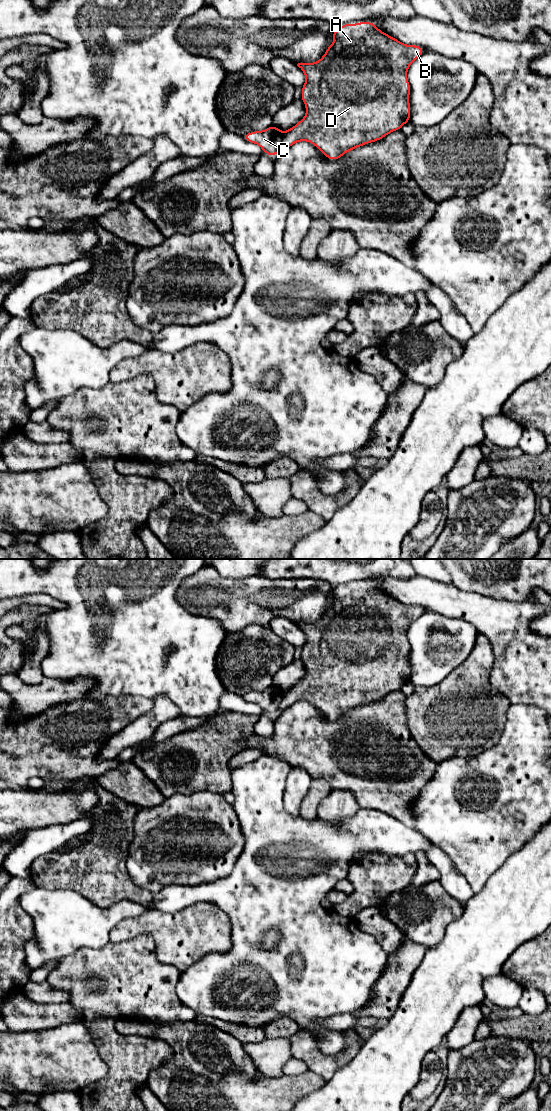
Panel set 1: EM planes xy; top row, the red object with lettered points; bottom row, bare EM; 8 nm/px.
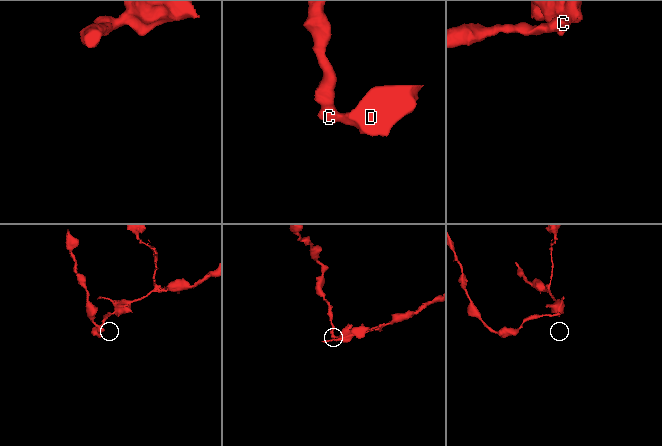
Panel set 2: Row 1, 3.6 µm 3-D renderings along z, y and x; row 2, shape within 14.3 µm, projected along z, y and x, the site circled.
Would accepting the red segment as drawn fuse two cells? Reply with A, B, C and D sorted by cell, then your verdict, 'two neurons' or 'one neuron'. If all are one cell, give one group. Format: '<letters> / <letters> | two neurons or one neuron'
A B D / C | two neurons

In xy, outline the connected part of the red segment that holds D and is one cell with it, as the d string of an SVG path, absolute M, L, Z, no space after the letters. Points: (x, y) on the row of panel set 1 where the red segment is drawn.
M359 22L357 24L347 23L341 25L338 30L333 30L334 42L326 49L324 56L315 63L298 63L297 66L306 75L306 82L302 86L301 99L306 106L306 115L291 129L283 132L283 137L280 143L279 152L284 151L294 143L299 141L309 141L316 146L328 159L337 160L342 157L343 154L349 152L357 147L363 146L367 143L378 141L384 138L389 133L400 130L401 127L410 122L410 84L407 80L407 70L411 63L419 58L424 49L421 46L405 45L397 39L391 37L388 34L379 30L373 22Z

